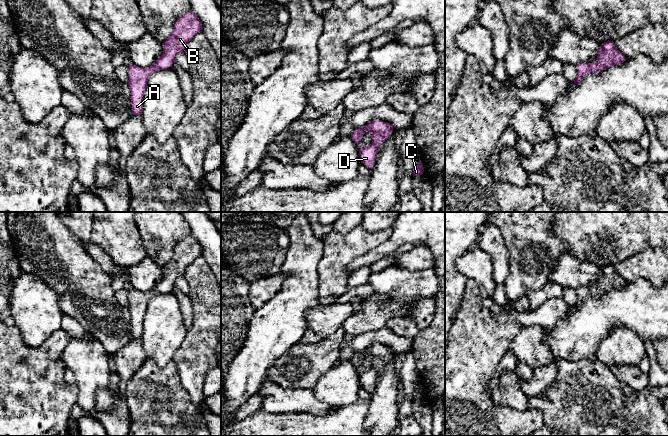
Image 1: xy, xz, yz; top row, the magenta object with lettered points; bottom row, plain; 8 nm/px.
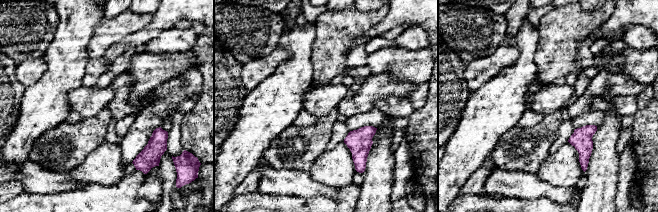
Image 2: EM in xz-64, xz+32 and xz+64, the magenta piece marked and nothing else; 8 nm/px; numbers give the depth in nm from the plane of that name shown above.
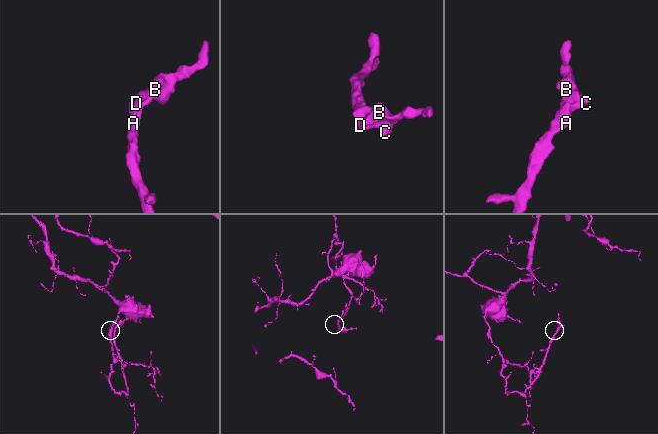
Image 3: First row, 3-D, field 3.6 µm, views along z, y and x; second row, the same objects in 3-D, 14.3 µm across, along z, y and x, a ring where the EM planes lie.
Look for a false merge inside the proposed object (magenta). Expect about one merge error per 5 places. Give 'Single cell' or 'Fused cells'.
Single cell

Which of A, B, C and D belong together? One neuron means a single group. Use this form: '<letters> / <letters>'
A B C D

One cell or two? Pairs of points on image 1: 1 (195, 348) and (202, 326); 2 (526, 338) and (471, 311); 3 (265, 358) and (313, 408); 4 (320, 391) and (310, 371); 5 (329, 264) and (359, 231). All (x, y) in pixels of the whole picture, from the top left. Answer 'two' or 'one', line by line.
1: one
2: two
3: two
4: two
5: one

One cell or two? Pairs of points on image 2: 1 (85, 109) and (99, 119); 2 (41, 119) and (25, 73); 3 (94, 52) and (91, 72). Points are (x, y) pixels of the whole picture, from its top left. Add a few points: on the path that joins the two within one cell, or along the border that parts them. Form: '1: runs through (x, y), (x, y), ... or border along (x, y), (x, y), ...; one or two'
1: border along (106, 107), (98, 113), (84, 118); two
2: border along (45, 69), (42, 75), (26, 88); two
3: runs through (94, 57), (94, 67); one

